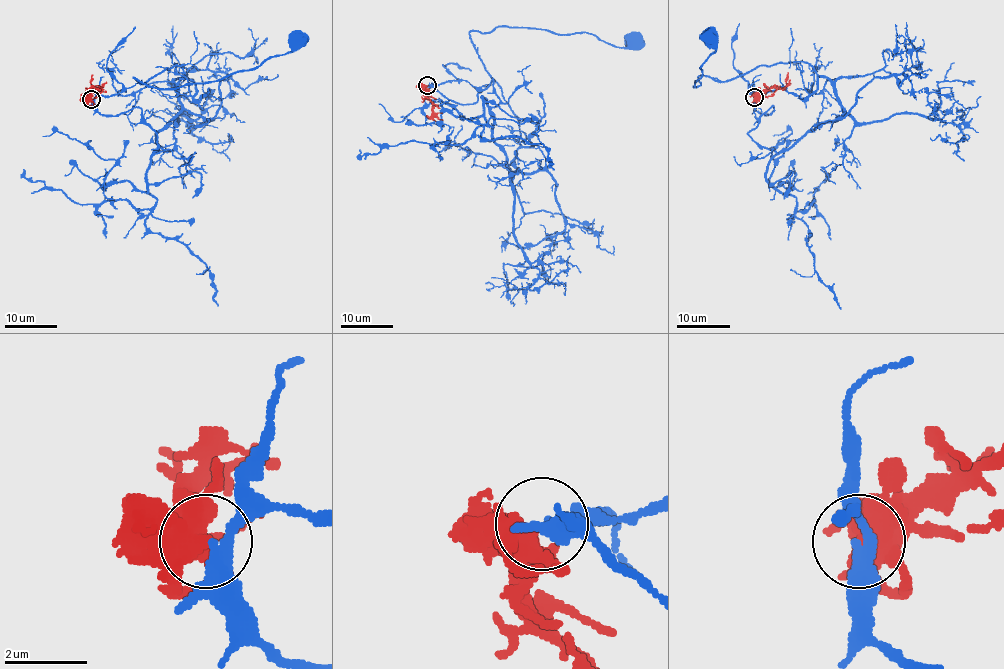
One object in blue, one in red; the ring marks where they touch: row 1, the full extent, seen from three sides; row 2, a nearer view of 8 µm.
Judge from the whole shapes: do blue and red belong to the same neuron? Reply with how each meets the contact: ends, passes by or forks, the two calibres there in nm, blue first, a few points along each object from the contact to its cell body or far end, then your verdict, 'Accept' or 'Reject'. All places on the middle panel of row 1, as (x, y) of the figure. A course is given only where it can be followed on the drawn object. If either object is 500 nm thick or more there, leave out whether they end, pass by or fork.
At the ring blue passes by. At the ring red forks. Thickness 320 nm (blue) against 400 nm. Course of blue: (428, 86), (473, 104), (493, 79), (493, 137), (512, 171), (520, 119), (469, 33), (511, 26), (633, 42). Course of red: (427, 86), (425, 96), (432, 102), (432, 114), (428, 118). Reject

